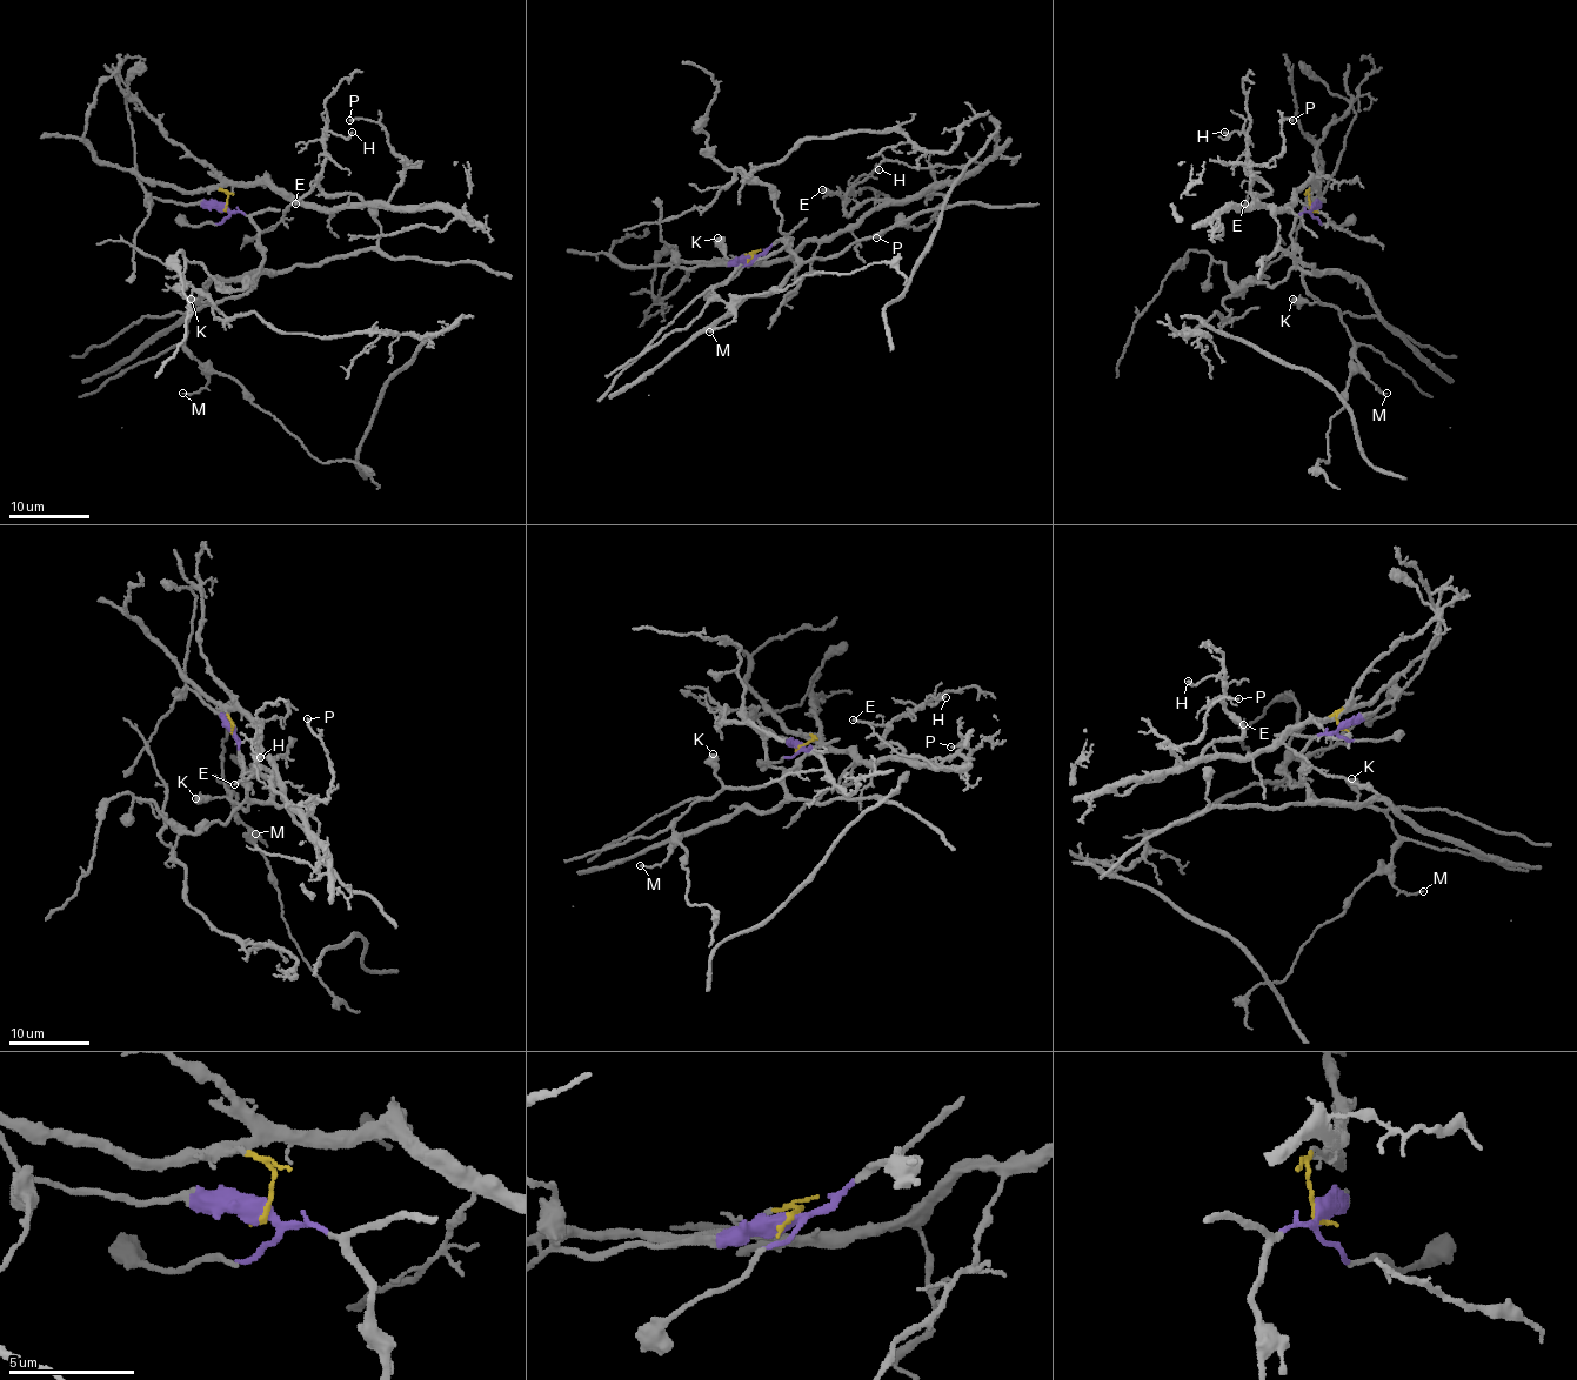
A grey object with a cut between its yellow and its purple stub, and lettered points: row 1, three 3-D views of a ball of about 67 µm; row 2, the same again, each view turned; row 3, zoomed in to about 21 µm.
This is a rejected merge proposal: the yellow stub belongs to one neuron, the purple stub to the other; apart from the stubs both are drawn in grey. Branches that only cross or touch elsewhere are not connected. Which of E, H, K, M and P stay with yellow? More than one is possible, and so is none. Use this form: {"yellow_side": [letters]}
{"yellow_side": ["E", "H", "P"]}

